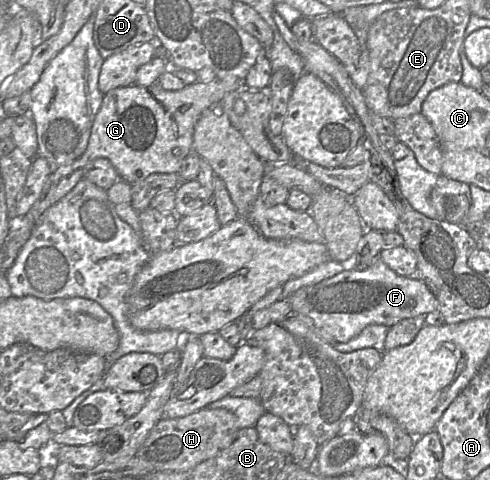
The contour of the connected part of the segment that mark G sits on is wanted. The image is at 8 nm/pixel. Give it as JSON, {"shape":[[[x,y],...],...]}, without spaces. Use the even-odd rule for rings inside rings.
{"shape":[[[217,79],[203,83],[196,81],[177,91],[157,86],[130,85],[110,90],[95,117],[88,146],[80,158],[52,172],[40,198],[23,219],[38,223],[42,214],[65,197],[85,176],[88,166],[97,158],[107,158],[120,179],[135,184],[153,173],[179,173],[185,157],[193,151],[193,133],[196,122],[207,108],[219,104],[228,92],[244,87],[243,80]]]}

